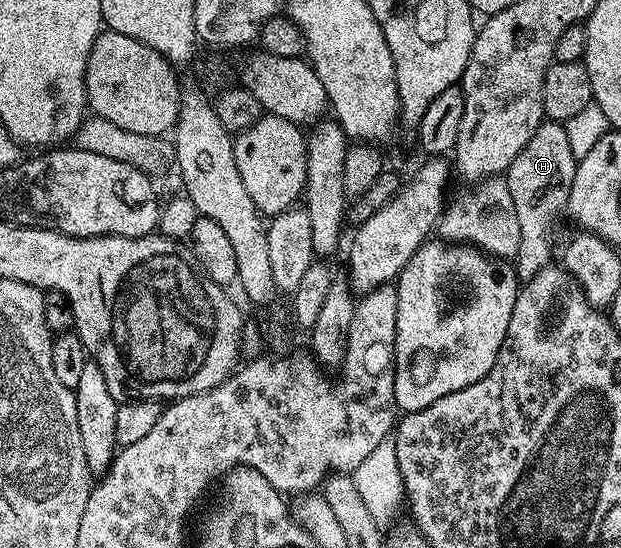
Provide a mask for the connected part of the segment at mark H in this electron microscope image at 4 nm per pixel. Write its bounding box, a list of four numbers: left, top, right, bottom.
[504,122,579,281]

